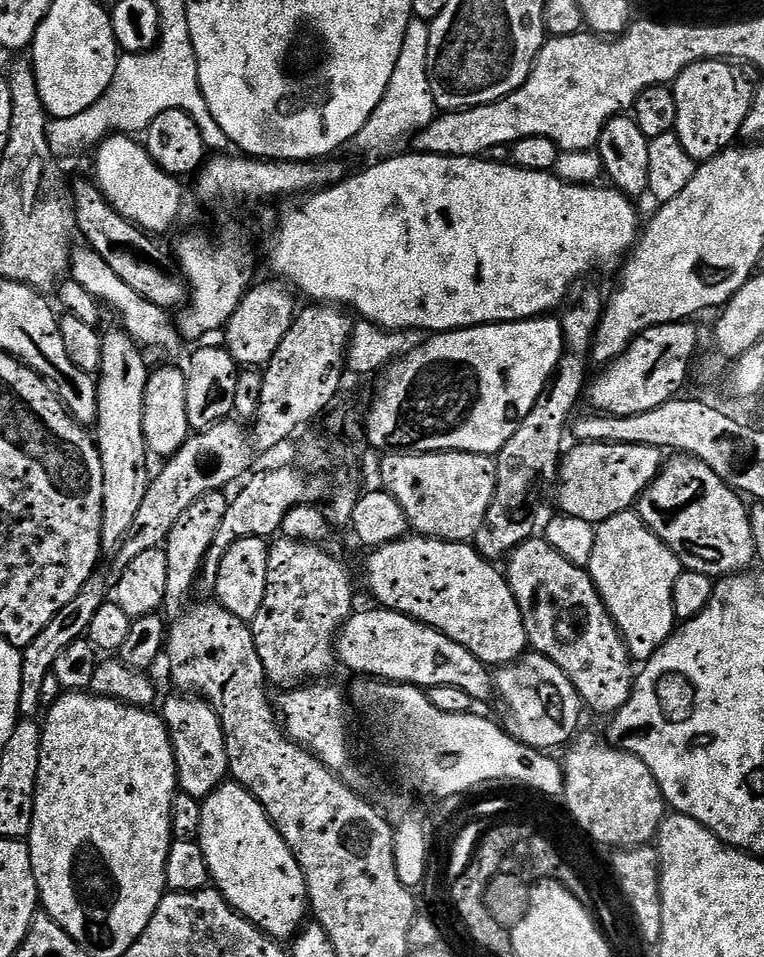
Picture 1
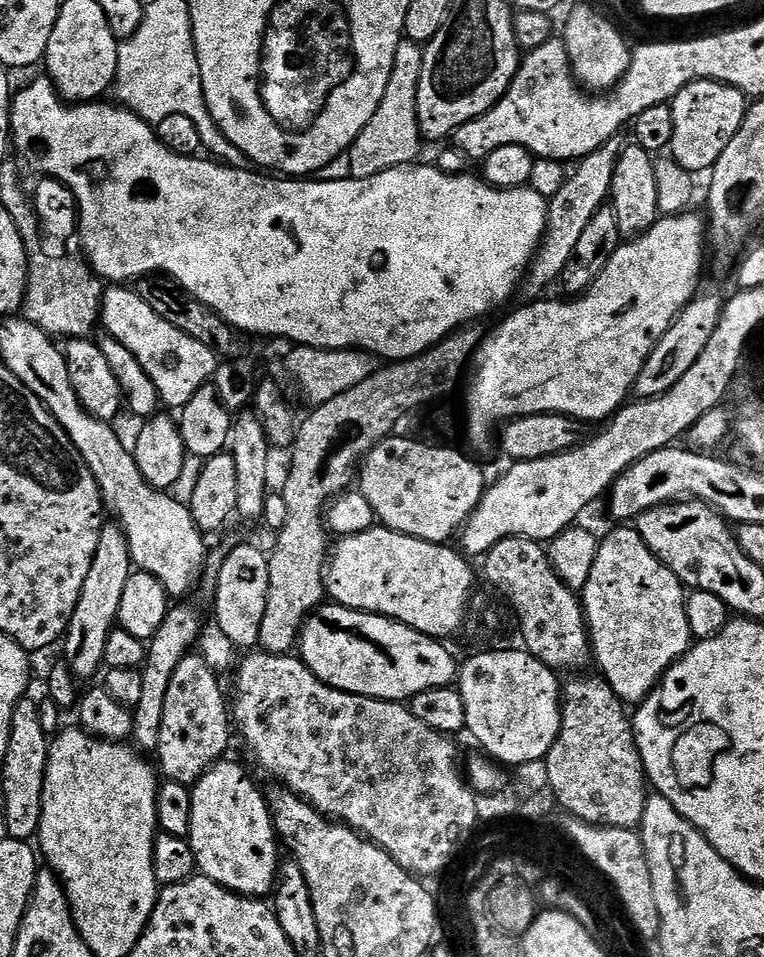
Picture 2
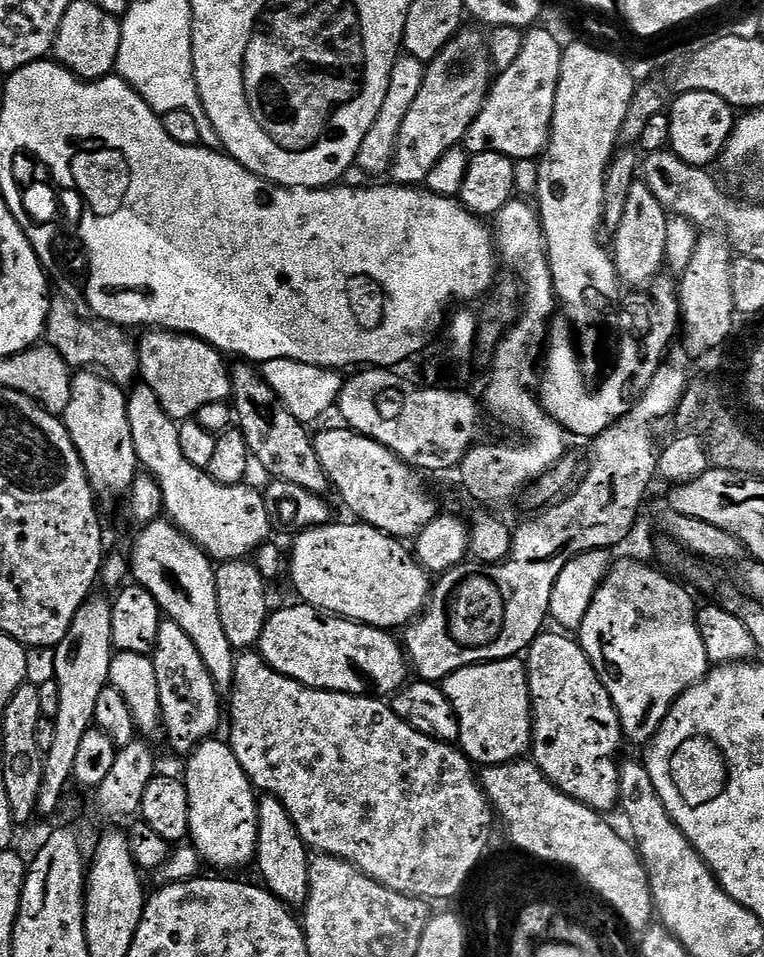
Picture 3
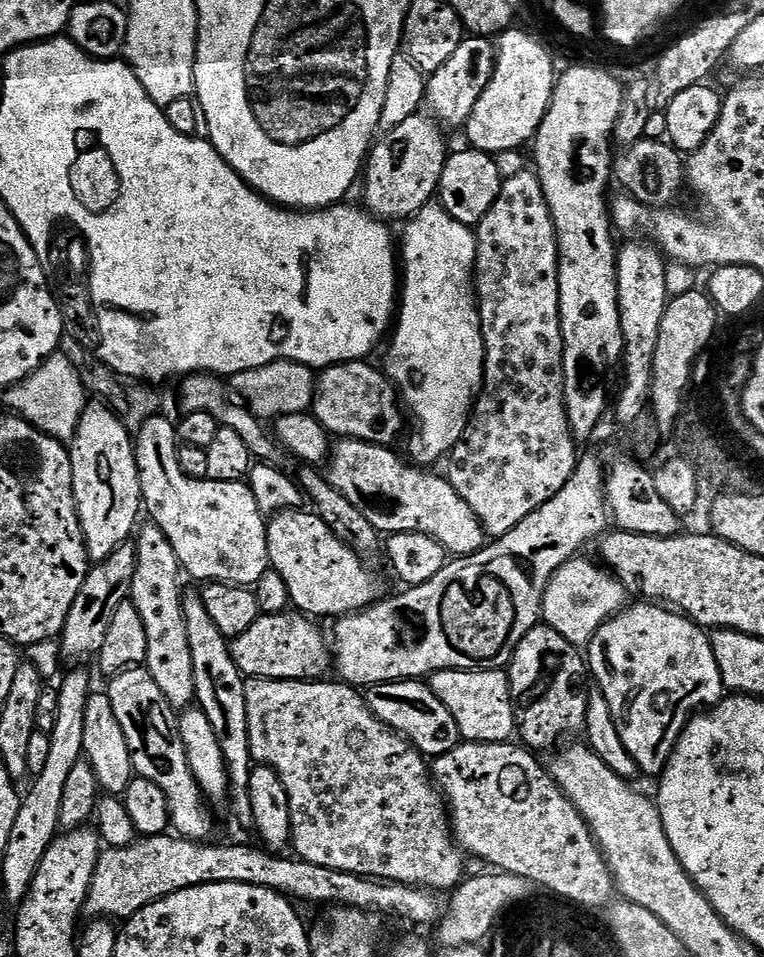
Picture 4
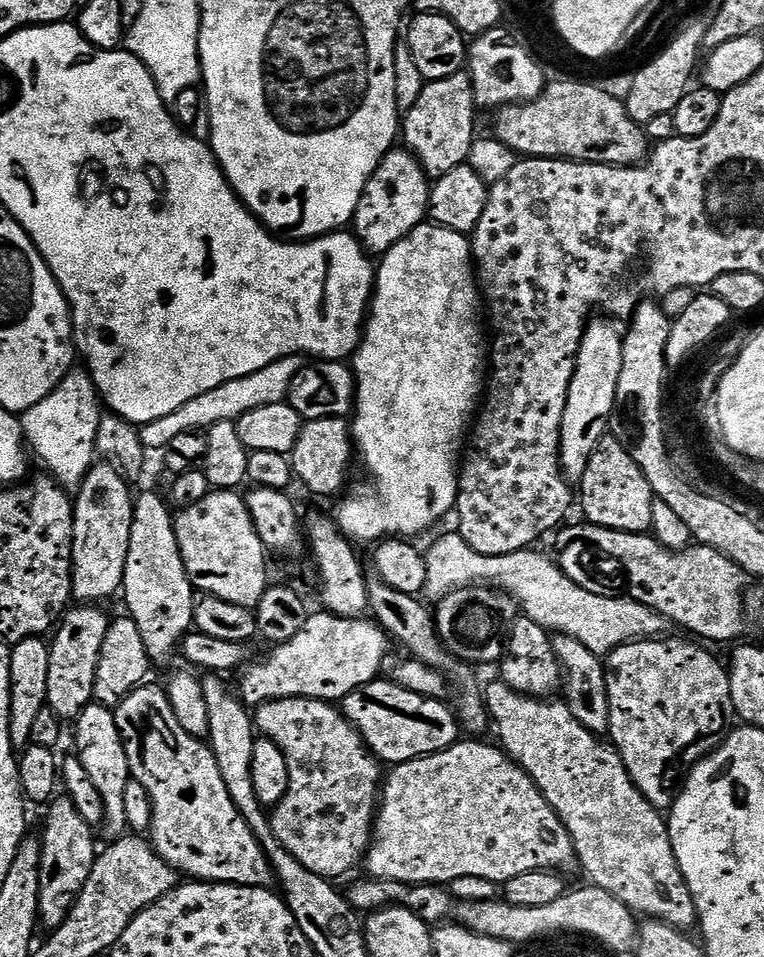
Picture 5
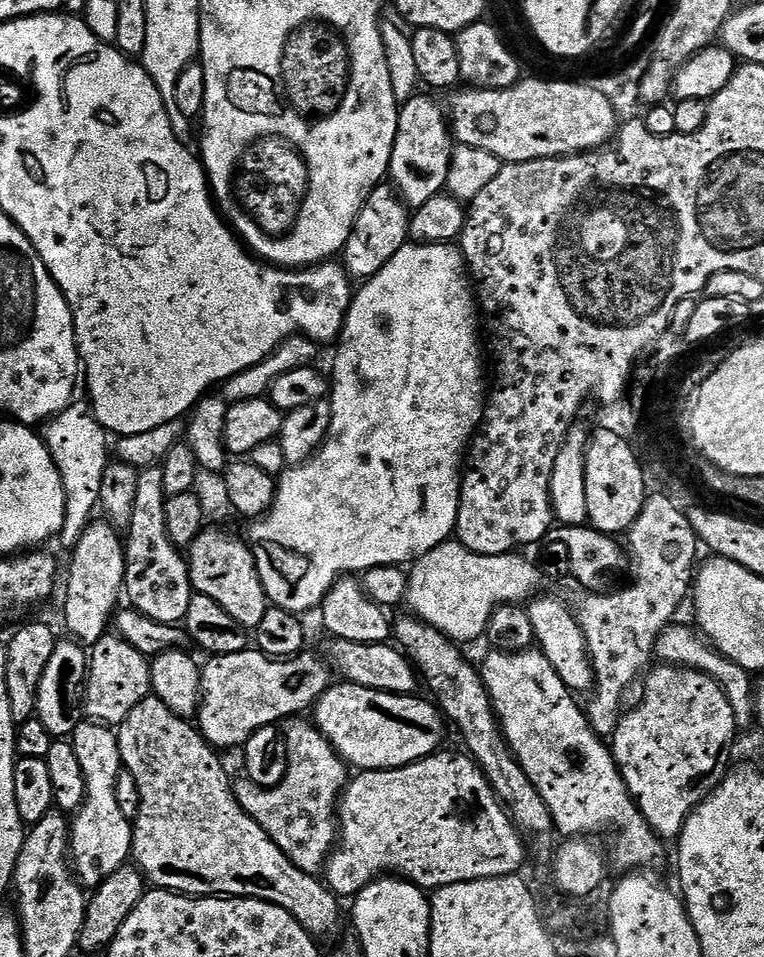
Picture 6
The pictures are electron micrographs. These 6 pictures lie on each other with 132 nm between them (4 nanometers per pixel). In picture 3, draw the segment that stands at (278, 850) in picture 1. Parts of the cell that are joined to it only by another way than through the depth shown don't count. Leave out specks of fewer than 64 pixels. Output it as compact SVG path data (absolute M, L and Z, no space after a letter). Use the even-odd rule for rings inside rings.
M220 738L204 740L185 764L188 765L182 771L182 779L190 798L191 847L199 852L205 865L213 864L216 868L251 865L256 859L258 842L258 792L248 781L238 758L234 758L231 743L224 741L223 744Z

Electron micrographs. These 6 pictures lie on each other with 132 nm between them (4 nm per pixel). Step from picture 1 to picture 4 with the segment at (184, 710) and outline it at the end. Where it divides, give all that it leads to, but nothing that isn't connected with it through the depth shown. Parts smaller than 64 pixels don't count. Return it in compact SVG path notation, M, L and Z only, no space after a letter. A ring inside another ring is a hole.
M145 523L135 537L136 569L134 586L130 597L132 604L138 606L142 614L142 626L146 626L146 658L144 664L150 678L158 682L158 690L166 694L166 702L177 710L193 707L196 699L194 686L194 661L190 659L190 638L186 634L184 617L184 598L180 588L182 569L174 554L174 546L162 534L156 524Z

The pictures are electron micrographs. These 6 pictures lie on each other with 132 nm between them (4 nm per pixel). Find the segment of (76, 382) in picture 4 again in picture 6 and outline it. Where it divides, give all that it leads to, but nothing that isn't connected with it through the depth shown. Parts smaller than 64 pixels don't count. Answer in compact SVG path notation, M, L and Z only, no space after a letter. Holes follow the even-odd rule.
M69 406L64 412L59 412L57 416L52 417L43 425L42 439L44 445L50 450L50 454L56 463L56 469L60 471L62 486L64 487L64 496L66 497L66 510L64 511L64 528L58 537L58 543L65 550L71 550L76 547L78 538L88 529L88 525L93 523L95 512L98 512L100 502L100 491L102 490L102 474L110 462L110 439L109 433L97 423L95 417L89 411L84 412L77 406Z

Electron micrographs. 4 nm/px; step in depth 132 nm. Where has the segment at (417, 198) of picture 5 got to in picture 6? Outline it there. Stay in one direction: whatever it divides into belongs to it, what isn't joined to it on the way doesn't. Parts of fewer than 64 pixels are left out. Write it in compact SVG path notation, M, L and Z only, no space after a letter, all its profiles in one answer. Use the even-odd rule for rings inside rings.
M381 186L375 188L366 198L362 210L352 227L348 243L344 245L342 253L342 267L353 281L363 282L371 280L402 245L409 243L408 226L410 223L410 209L400 199L395 187ZM388 187L388 188L387 188ZM344 259L344 260L343 260Z

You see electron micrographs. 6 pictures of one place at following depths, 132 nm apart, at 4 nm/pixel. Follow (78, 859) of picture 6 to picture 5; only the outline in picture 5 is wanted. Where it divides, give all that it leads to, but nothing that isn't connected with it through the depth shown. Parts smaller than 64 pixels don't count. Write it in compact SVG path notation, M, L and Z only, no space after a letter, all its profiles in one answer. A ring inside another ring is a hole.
M93 702L87 704L82 714L76 717L74 727L76 727L74 754L82 762L86 774L90 774L98 794L102 794L104 803L102 832L105 832L108 838L119 838L129 831L122 797L126 794L126 782L131 777L132 771L126 758L126 746L122 742L122 734L118 730L116 713L109 705Z

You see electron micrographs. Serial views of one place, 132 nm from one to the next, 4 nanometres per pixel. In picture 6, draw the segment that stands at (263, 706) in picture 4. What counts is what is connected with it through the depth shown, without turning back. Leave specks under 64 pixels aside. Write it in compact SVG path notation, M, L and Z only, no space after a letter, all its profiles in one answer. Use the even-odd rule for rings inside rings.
M292 718L283 725L282 731L284 733L284 741L286 742L286 758L288 759L288 765L286 766L286 778L282 778L282 782L278 782L278 786L273 788L260 788L254 783L253 780L247 778L237 779L234 784L234 791L236 794L236 801L242 806L242 810L248 816L254 818L254 822L258 822L258 826L262 826L262 830L266 830L266 834L274 842L274 846L278 846L278 850L282 850L282 854L286 858L290 858L290 862L294 862L294 866L298 866L298 870L303 872L311 872L313 874L319 873L323 869L324 865L328 862L328 857L332 855L334 851L334 845L338 840L338 824L334 817L338 812L338 805L341 796L344 794L344 789L347 788L350 779L349 765L345 764L344 759L336 753L334 746L323 734L316 729L315 723L304 721L304 718Z

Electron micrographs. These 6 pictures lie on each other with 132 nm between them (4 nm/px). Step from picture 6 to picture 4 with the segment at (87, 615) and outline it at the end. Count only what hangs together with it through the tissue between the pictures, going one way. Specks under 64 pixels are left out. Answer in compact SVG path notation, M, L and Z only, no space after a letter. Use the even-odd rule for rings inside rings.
M89 402L78 422L76 437L70 441L70 455L74 498L84 545L89 561L99 562L110 558L118 546L129 543L138 528L136 519L142 516L134 436L107 403Z

